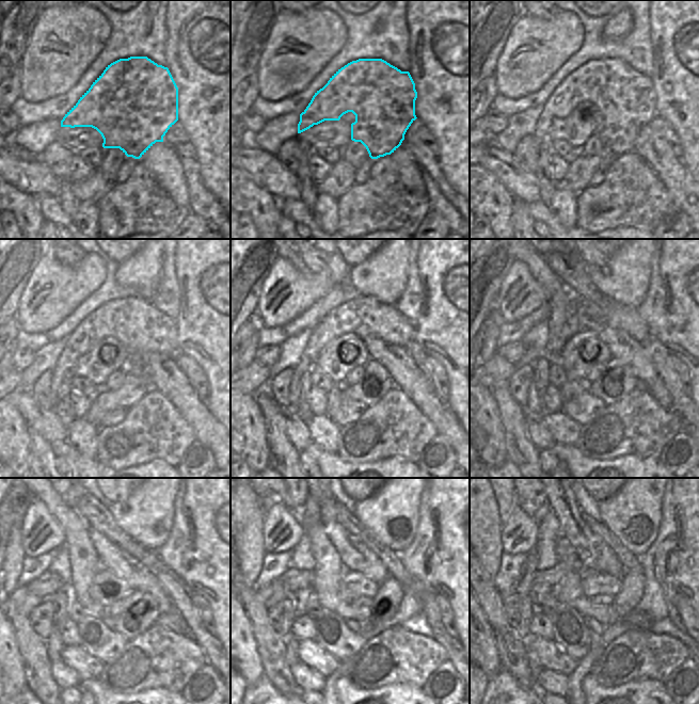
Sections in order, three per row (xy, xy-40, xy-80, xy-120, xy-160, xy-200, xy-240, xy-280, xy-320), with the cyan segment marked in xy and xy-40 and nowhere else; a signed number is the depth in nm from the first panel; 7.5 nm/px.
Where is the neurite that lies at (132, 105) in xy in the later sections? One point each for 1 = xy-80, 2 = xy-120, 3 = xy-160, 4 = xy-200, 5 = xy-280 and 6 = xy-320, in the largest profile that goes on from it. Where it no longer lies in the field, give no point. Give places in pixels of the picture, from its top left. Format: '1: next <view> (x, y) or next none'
1: next xy-80 (626, 99)
2: next xy-120 (142, 329)
3: next xy-160 (366, 317)
4: next xy-200 (624, 318)
5: next xy-280 (291, 643)
6: next xy-320 (535, 665)

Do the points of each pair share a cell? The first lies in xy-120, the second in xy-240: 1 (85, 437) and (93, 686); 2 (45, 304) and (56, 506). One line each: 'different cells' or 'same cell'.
1: different cells
2: different cells

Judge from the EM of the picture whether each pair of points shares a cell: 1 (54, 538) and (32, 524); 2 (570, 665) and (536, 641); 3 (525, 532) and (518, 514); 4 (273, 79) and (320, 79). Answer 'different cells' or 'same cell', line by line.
1: same cell
2: same cell
3: same cell
4: different cells

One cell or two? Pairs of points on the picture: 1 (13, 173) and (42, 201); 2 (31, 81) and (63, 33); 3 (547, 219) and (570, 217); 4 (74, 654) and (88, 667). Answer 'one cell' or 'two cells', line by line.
1: two cells
2: one cell
3: two cells
4: one cell

